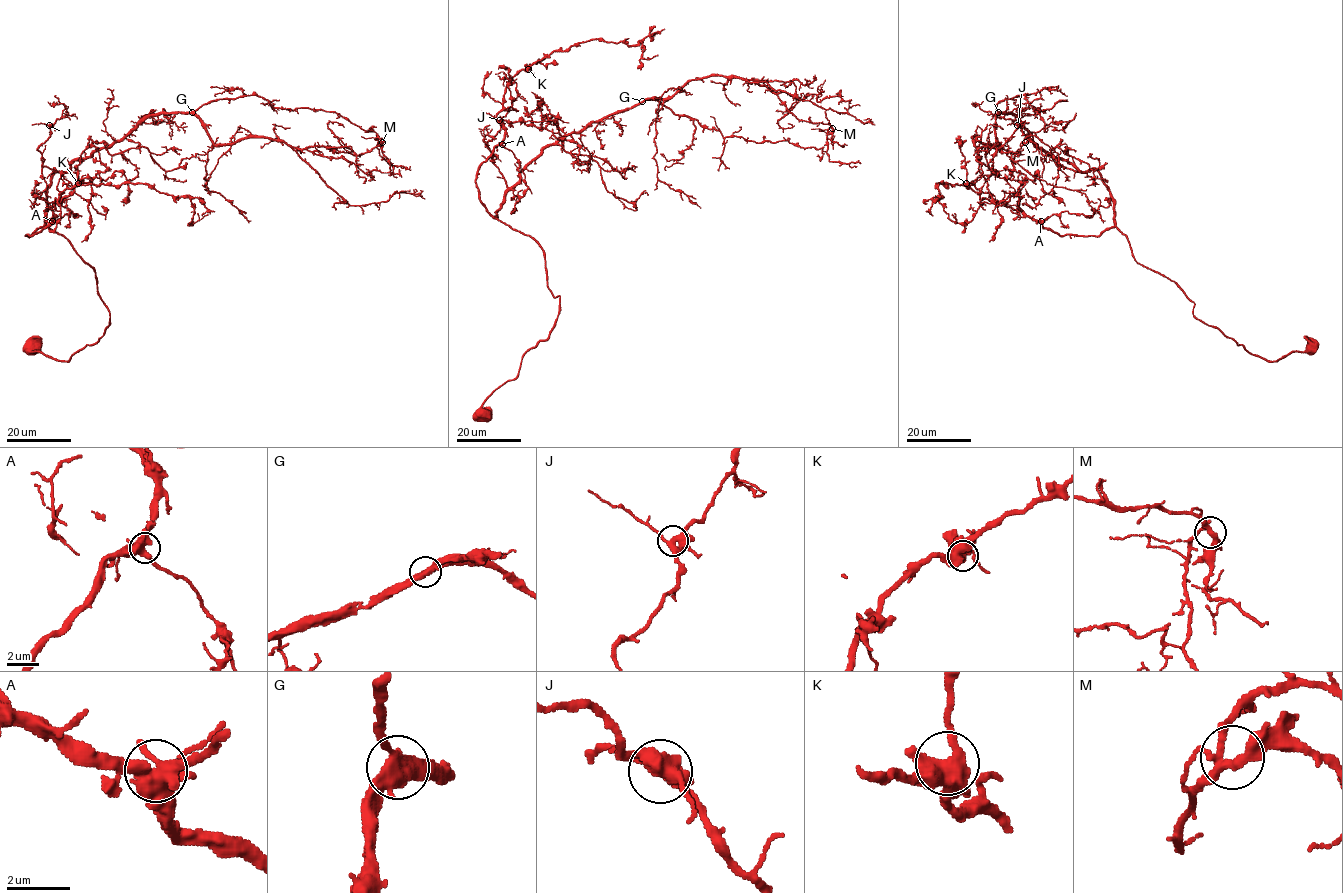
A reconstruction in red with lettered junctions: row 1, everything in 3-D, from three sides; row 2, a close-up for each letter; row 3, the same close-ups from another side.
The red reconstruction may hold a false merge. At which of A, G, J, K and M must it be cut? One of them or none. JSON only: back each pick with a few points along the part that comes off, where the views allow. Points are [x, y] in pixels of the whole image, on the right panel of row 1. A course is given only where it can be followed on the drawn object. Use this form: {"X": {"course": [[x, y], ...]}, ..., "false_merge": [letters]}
{"false_merge": []}

